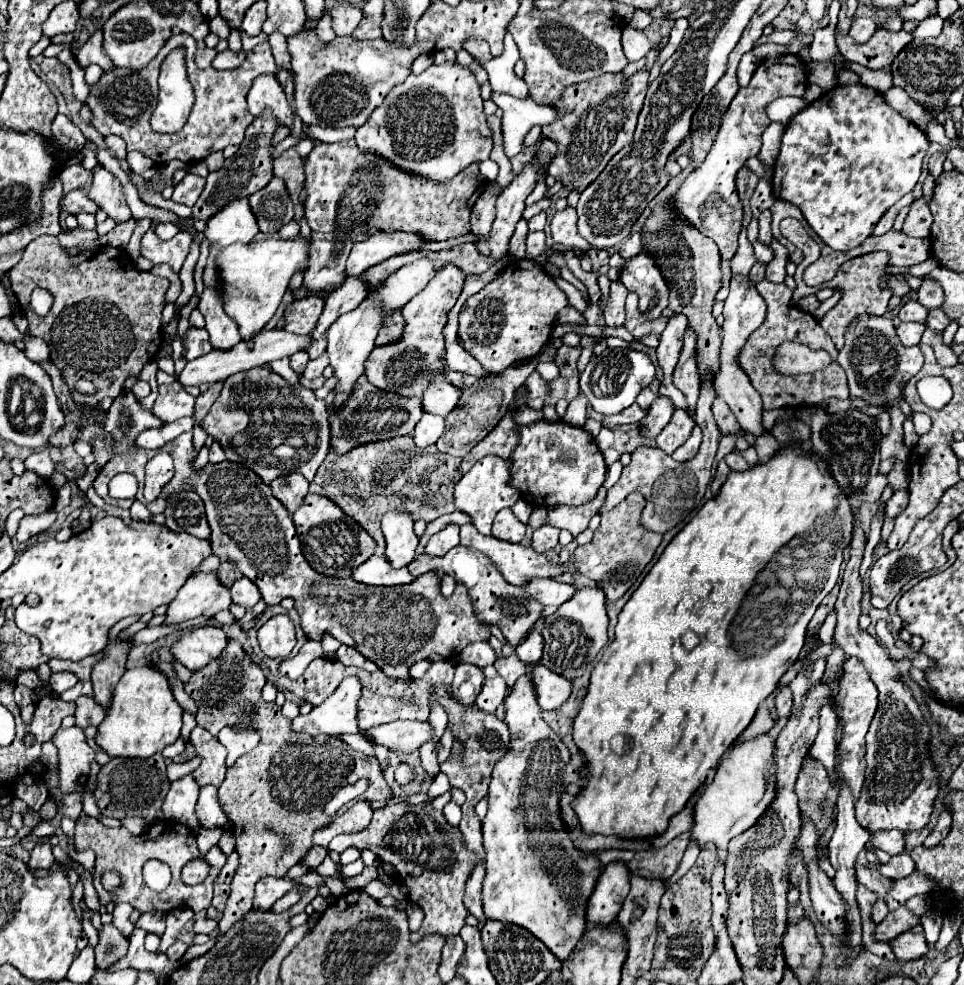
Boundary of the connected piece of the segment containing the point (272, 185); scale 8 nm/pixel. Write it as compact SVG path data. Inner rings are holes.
M271 178L263 192L251 194L251 208L261 232L277 232L293 218L293 202L281 178Z

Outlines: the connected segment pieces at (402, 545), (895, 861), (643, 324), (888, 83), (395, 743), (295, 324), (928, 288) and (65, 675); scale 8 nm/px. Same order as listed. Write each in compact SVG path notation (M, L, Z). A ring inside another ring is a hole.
M389 510L381 520L383 536L387 540L387 560L393 568L407 566L417 548L417 534L413 530L413 514L403 510Z
M905 852L897 854L891 857L891 860L887 864L880 864L880 873L891 880L897 880L899 878L908 876L915 870L915 863Z
M629 292L629 296L627 296L625 312L627 312L627 320L625 320L623 326L635 336L635 340L639 340L639 338L643 338L643 336L647 336L647 334L659 334L659 332L663 332L663 328L665 328L665 324L667 324L667 318L665 318L663 314L659 316L659 320L657 320L657 318L655 318L655 320L647 318L647 316L639 310L639 306L637 306L637 296L635 296L633 292Z
M849 62L849 68L859 74L861 84L874 88L878 92L884 93L894 86L890 71L871 70L854 62Z
M397 720L383 726L377 726L369 732L363 732L371 736L375 742L397 750L397 752L411 752L433 738L433 726L429 720Z
M305 296L293 300L285 308L285 330L293 334L309 334L317 326L323 306L325 300L319 296Z
M927 276L921 278L921 286L917 290L917 300L925 308L939 308L943 304L943 288L937 284L937 280L931 280Z
M55 672L55 674L51 674L51 678L49 678L49 684L51 684L51 688L53 688L57 694L61 694L63 690L73 688L77 682L79 682L79 680L77 680L77 676L75 676L73 672Z

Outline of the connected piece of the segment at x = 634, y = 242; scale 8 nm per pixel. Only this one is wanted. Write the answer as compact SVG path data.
M633 234L625 244L621 244L619 254L623 258L631 258L631 256L637 256L639 250L641 250L641 234Z

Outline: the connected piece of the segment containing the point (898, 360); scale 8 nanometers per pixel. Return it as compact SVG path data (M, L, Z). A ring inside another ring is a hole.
M861 314L851 320L845 330L845 348L839 350L837 362L847 374L851 396L861 396L871 404L881 404L885 400L901 396L903 384L921 370L923 356L919 346L907 348L901 344L889 316Z

